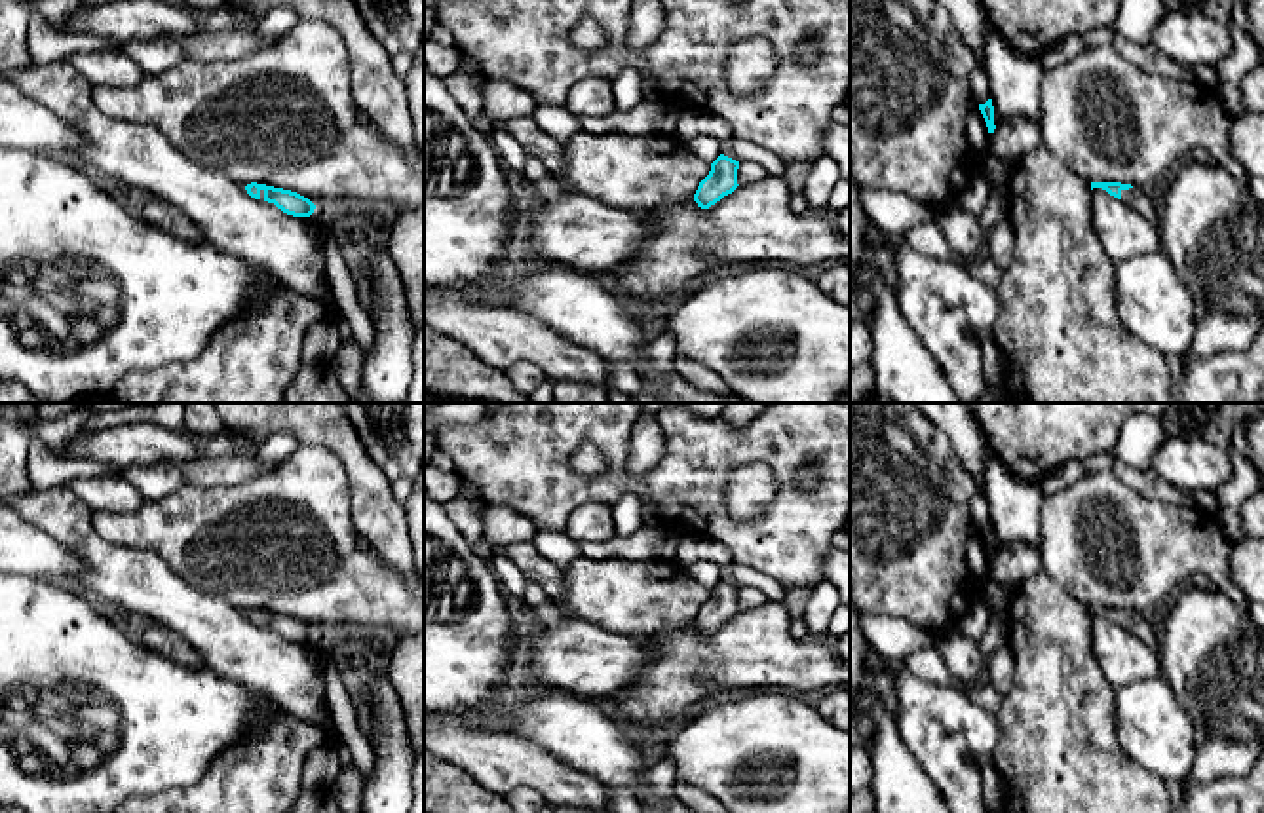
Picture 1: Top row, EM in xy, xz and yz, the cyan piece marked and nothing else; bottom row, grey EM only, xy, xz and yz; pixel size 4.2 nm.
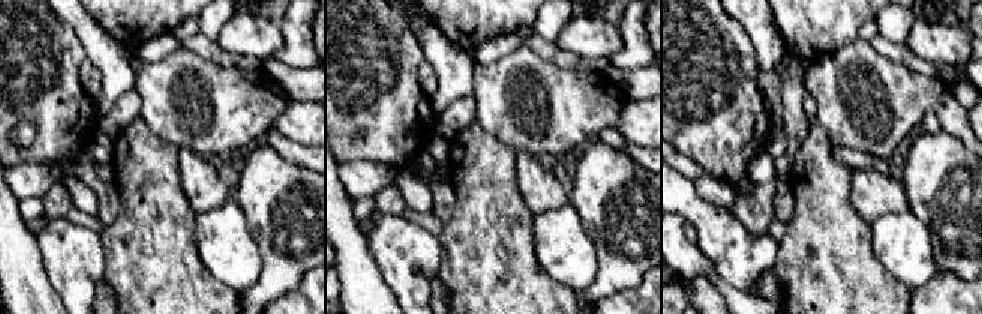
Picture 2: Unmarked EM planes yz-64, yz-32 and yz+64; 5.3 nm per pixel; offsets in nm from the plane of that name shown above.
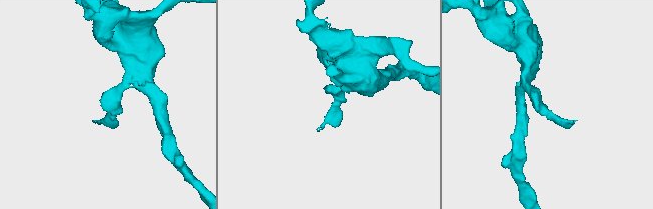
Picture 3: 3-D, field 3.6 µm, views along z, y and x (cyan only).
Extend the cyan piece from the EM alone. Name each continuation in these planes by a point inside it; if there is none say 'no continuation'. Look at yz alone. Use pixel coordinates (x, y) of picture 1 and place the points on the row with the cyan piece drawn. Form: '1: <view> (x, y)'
1: yz (1141, 200)

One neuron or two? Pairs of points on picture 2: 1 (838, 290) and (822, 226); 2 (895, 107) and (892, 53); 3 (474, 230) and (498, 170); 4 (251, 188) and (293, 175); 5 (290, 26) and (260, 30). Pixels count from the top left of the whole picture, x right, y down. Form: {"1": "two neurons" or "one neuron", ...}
{"1": "one neuron", "2": "two neurons", "3": "one neuron", "4": "one neuron", "5": "two neurons"}

